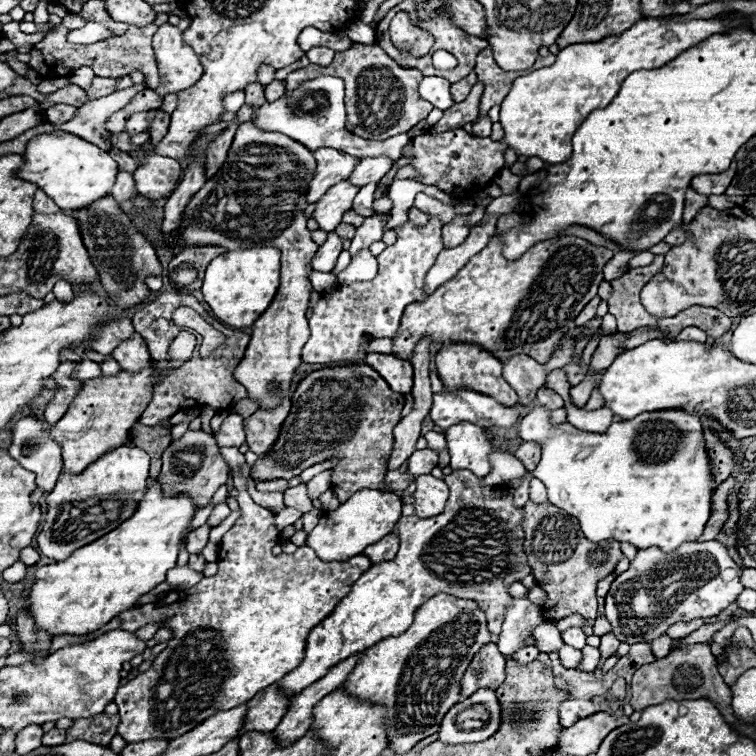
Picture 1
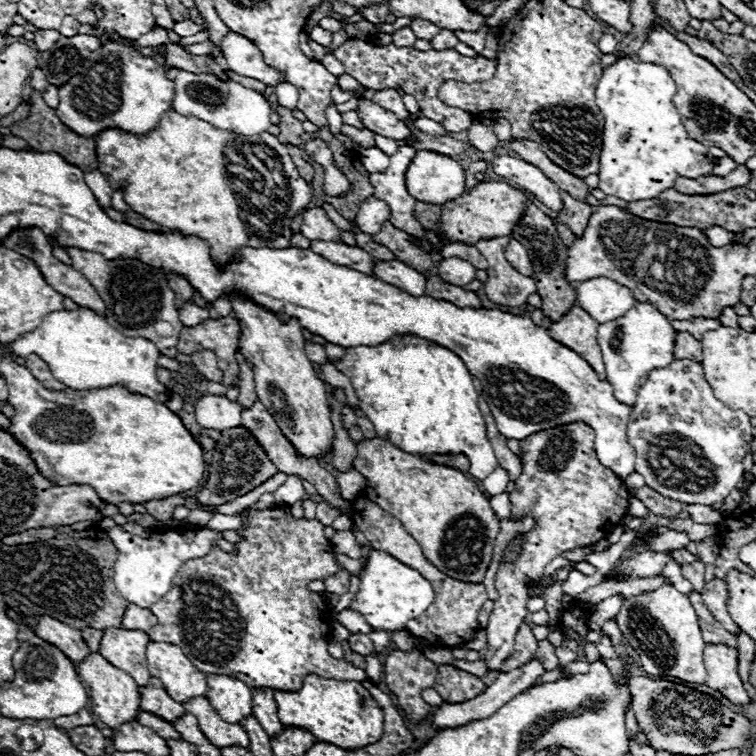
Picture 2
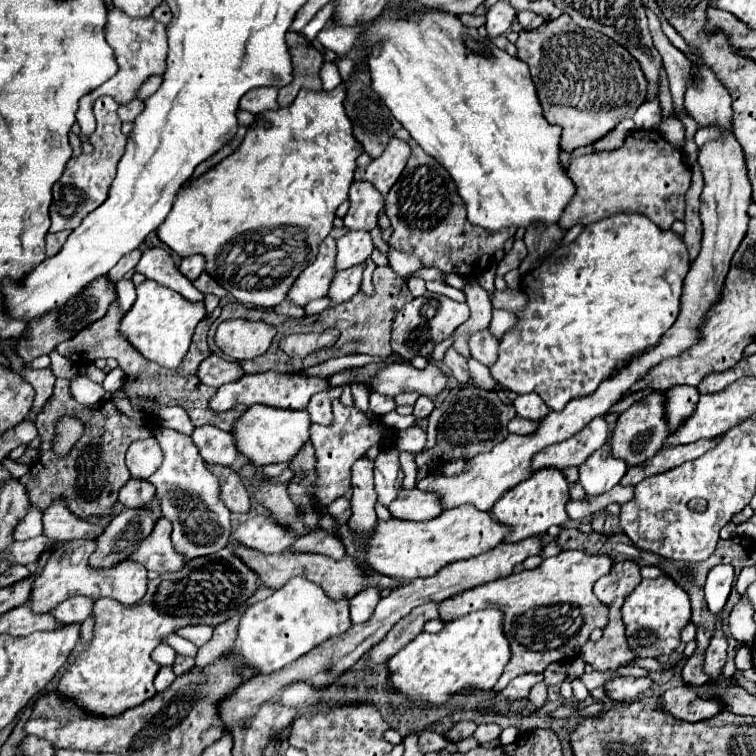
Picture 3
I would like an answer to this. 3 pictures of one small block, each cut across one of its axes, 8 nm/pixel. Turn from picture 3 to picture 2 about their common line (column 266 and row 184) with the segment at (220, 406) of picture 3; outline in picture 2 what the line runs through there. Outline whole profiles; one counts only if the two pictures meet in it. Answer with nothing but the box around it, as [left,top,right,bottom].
[370,146,438,246]

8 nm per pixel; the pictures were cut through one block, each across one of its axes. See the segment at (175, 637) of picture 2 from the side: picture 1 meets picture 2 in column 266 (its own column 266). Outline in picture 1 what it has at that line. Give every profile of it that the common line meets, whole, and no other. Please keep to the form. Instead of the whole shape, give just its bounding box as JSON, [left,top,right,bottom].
[116,448,370,742]

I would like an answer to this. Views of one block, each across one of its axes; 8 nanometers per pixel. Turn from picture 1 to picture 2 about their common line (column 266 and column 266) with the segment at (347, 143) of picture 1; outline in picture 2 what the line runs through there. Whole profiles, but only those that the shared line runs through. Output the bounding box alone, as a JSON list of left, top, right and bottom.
[168,68,272,136]

